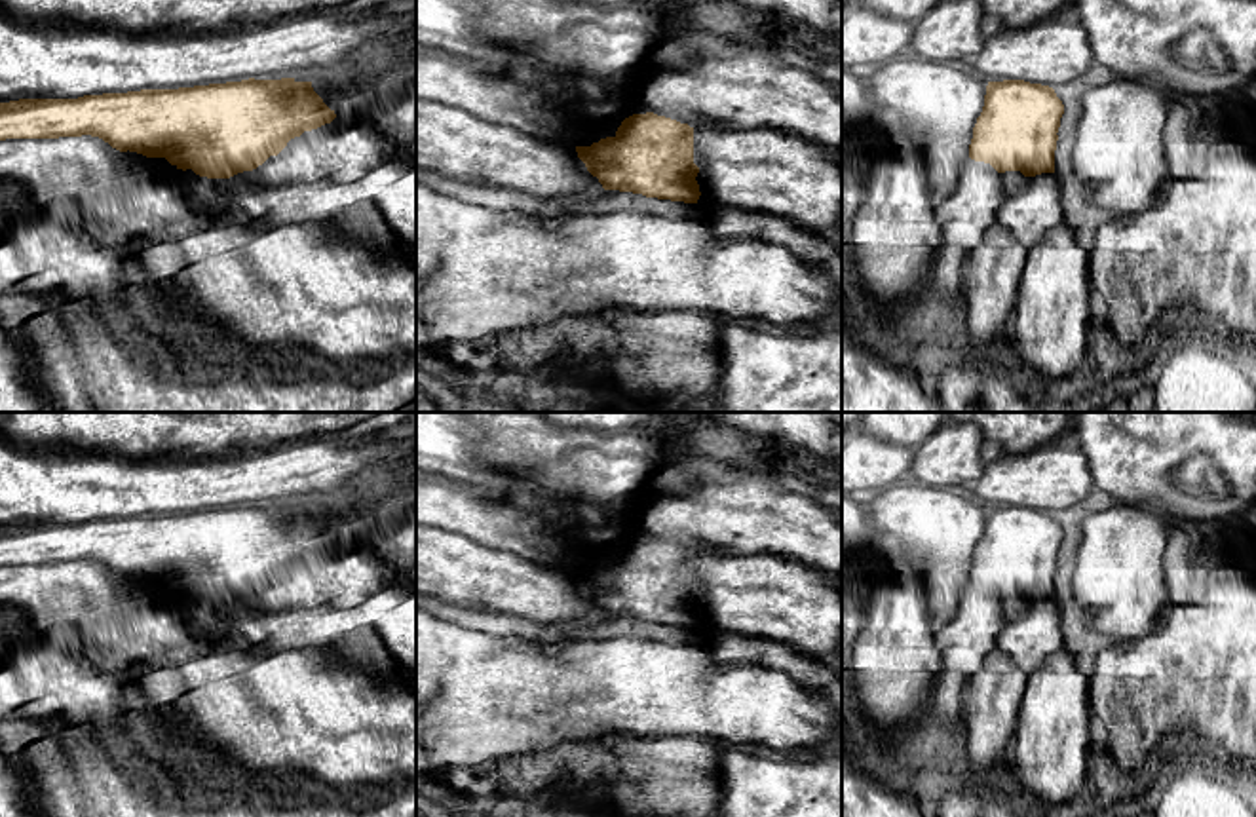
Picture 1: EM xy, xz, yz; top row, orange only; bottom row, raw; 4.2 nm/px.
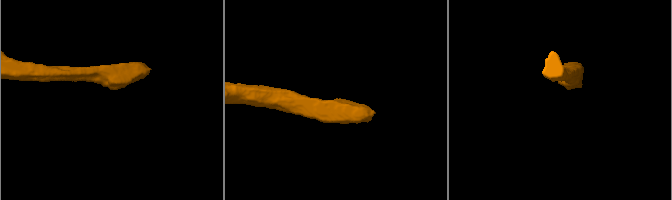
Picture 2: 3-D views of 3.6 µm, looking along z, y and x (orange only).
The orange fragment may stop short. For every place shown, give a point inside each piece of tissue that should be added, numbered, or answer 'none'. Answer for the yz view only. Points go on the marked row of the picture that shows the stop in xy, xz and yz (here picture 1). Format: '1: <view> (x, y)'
1: yz (1013, 181)

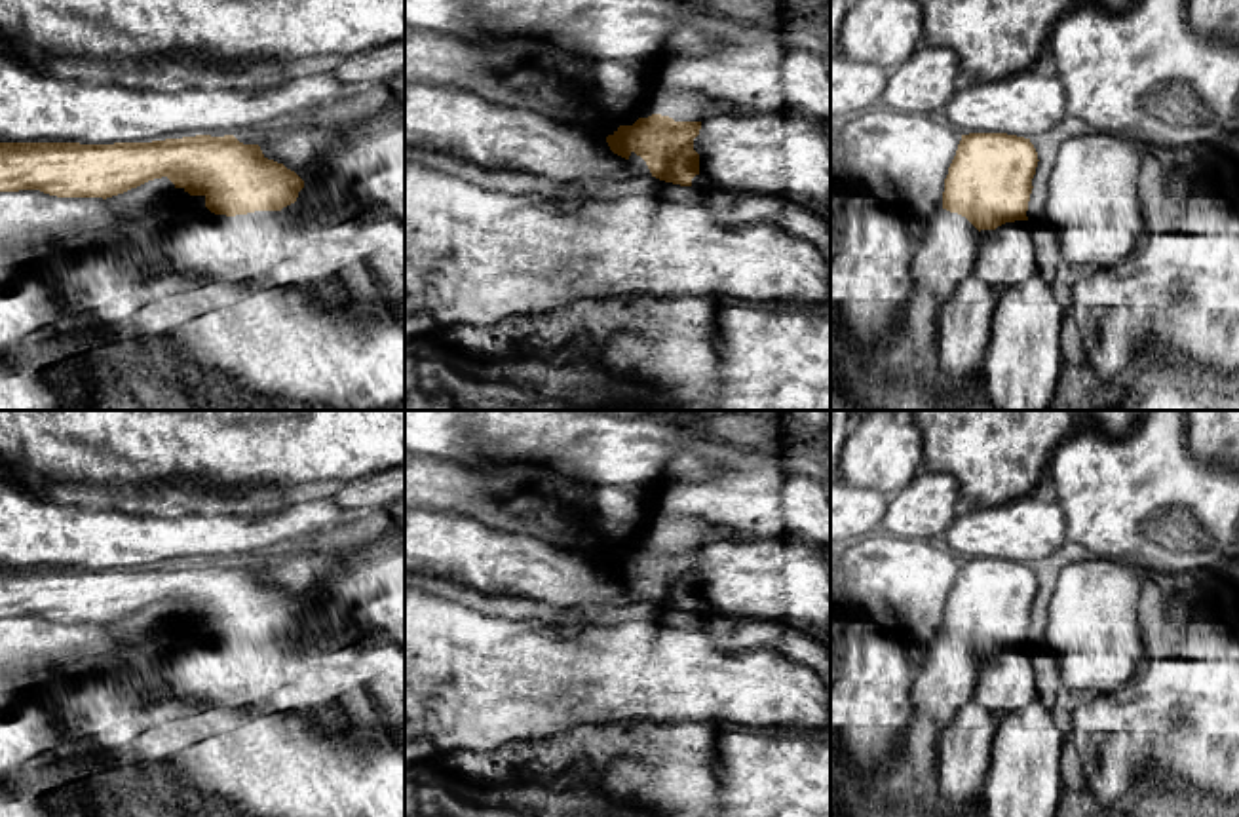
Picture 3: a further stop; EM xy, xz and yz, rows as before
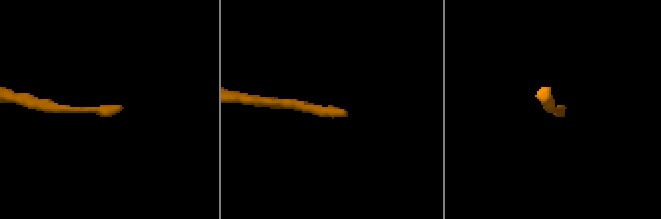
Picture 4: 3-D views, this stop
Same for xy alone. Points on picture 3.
1: xy (337, 204)

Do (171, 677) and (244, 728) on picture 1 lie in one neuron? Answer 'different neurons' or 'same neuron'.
same neuron

